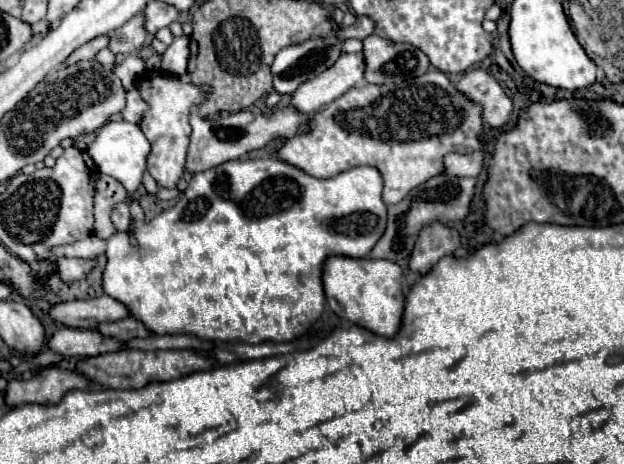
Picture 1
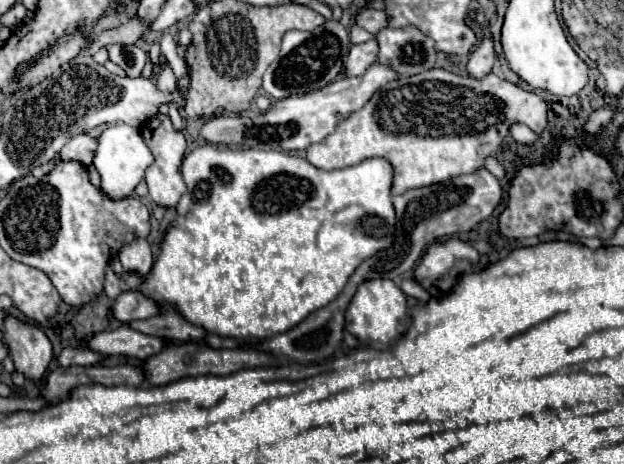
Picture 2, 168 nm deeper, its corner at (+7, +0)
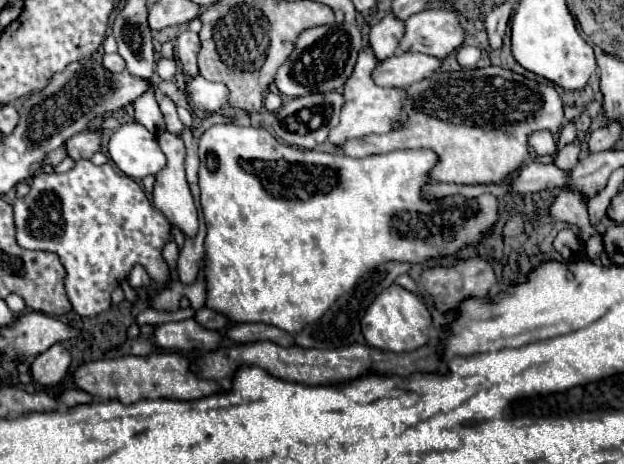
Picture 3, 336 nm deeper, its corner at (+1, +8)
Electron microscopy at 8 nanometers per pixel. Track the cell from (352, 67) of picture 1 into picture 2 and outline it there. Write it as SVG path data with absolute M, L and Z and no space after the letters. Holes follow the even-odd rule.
M372 38L364 44L352 46L348 58L346 58L346 76L360 76L378 60L378 40Z

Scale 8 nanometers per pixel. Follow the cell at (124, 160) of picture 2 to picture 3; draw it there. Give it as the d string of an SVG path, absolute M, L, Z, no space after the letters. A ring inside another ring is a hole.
M140 122L122 124L108 142L108 152L114 164L130 178L142 180L164 168L166 156L162 154L156 136Z

